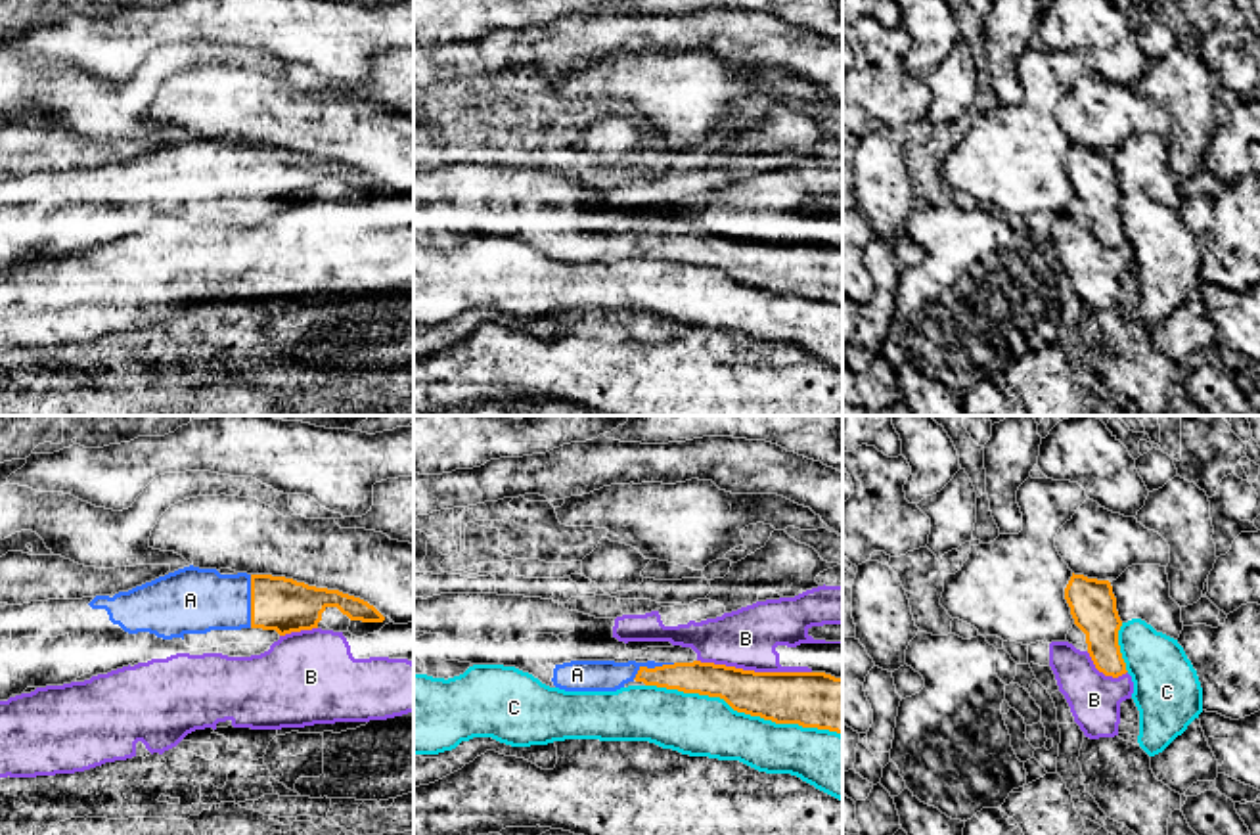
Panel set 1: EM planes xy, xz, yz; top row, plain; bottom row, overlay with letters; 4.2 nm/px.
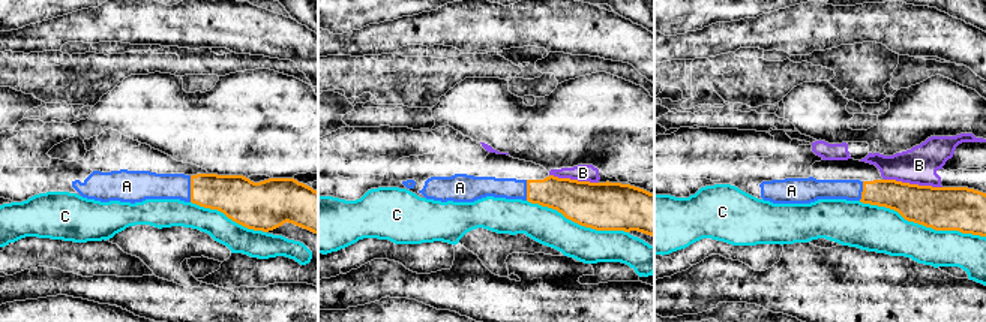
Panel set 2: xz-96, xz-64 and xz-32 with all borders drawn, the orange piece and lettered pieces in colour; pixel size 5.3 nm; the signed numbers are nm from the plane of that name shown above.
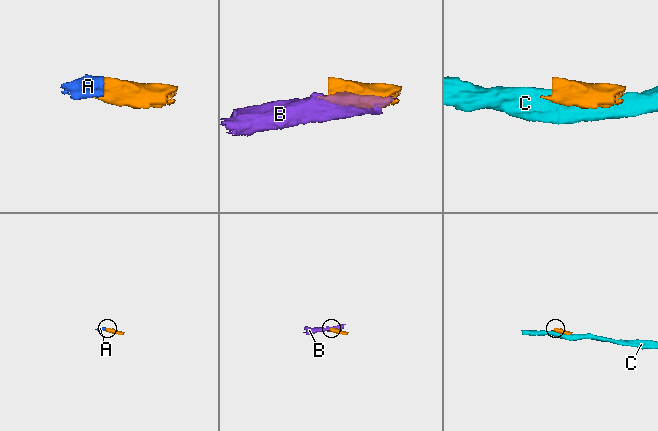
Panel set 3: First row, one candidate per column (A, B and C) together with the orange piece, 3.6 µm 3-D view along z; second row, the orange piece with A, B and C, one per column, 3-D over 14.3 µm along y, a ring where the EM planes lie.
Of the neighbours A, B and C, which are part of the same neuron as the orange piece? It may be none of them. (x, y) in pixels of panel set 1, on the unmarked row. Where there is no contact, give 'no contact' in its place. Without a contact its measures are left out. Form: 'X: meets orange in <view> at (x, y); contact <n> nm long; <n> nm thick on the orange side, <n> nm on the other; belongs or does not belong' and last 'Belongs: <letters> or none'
A: meets orange in xy at (251, 173); contact 220 nm long; 220 nm thick on the orange side, 280 nm on the other; belongs
B: meets orange in xz at (753, 242); contact 480 nm long; 220 nm thick on the orange side, 260 nm on the other; does not belong
C: meets orange in xz at (743, 282); contact 850 nm long; 220 nm thick on the orange side, 260 nm on the other; does not belong
Belongs: A

